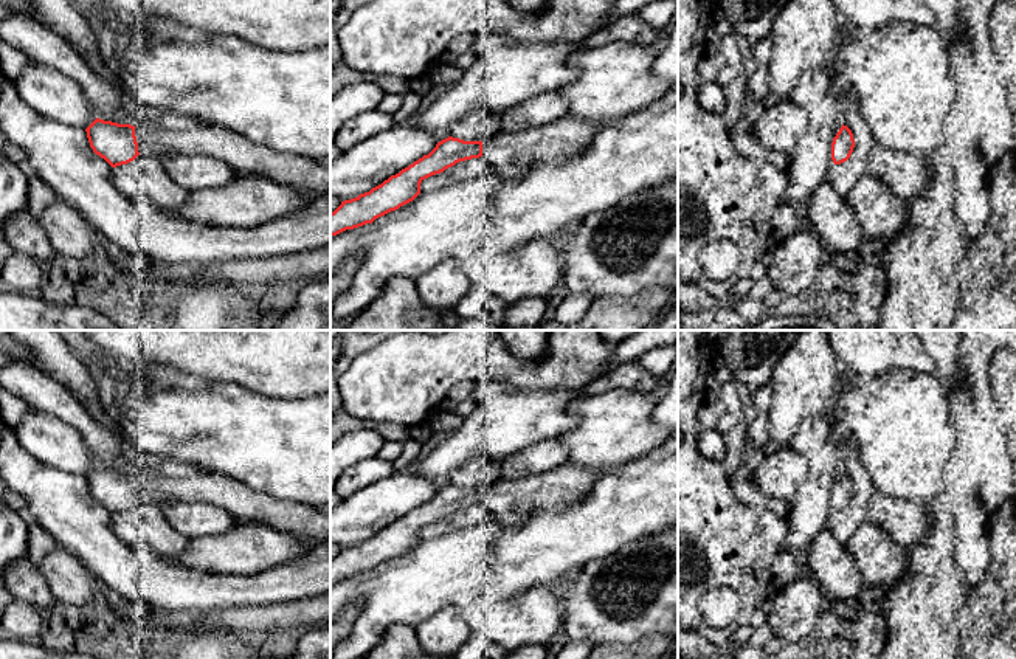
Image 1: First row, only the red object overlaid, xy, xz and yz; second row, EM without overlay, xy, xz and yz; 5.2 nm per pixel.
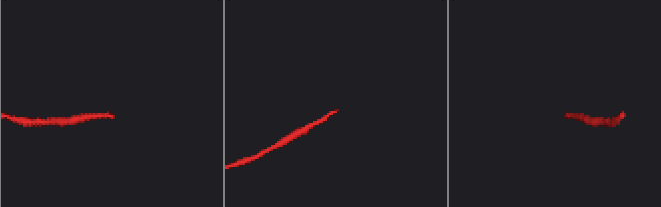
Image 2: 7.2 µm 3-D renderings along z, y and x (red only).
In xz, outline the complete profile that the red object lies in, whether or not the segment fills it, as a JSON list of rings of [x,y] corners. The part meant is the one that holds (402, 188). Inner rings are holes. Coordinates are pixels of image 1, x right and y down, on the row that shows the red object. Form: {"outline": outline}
{"outline": [[[563,116],[527,130],[499,132],[484,141],[448,136],[382,185],[344,200],[330,212],[330,236],[354,229],[399,209],[420,194],[420,183],[459,161],[482,157],[501,178],[521,178],[541,163],[560,163],[582,154],[610,124]]]}

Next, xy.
{"outline": [[[169,110],[150,112],[137,126],[96,118],[85,132],[93,152],[104,158],[112,167],[127,164],[138,155],[205,155],[226,163],[240,175],[264,175],[281,185],[304,188],[315,195],[330,192],[329,161],[318,161],[295,154],[282,154],[267,146],[256,144],[237,132],[200,122],[183,113]]]}

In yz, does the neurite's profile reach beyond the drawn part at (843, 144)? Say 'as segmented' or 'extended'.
as segmented

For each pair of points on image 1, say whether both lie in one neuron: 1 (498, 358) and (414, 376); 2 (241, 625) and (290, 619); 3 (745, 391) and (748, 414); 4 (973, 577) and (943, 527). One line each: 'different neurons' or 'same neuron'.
1: same neuron
2: same neuron
3: same neuron
4: different neurons

